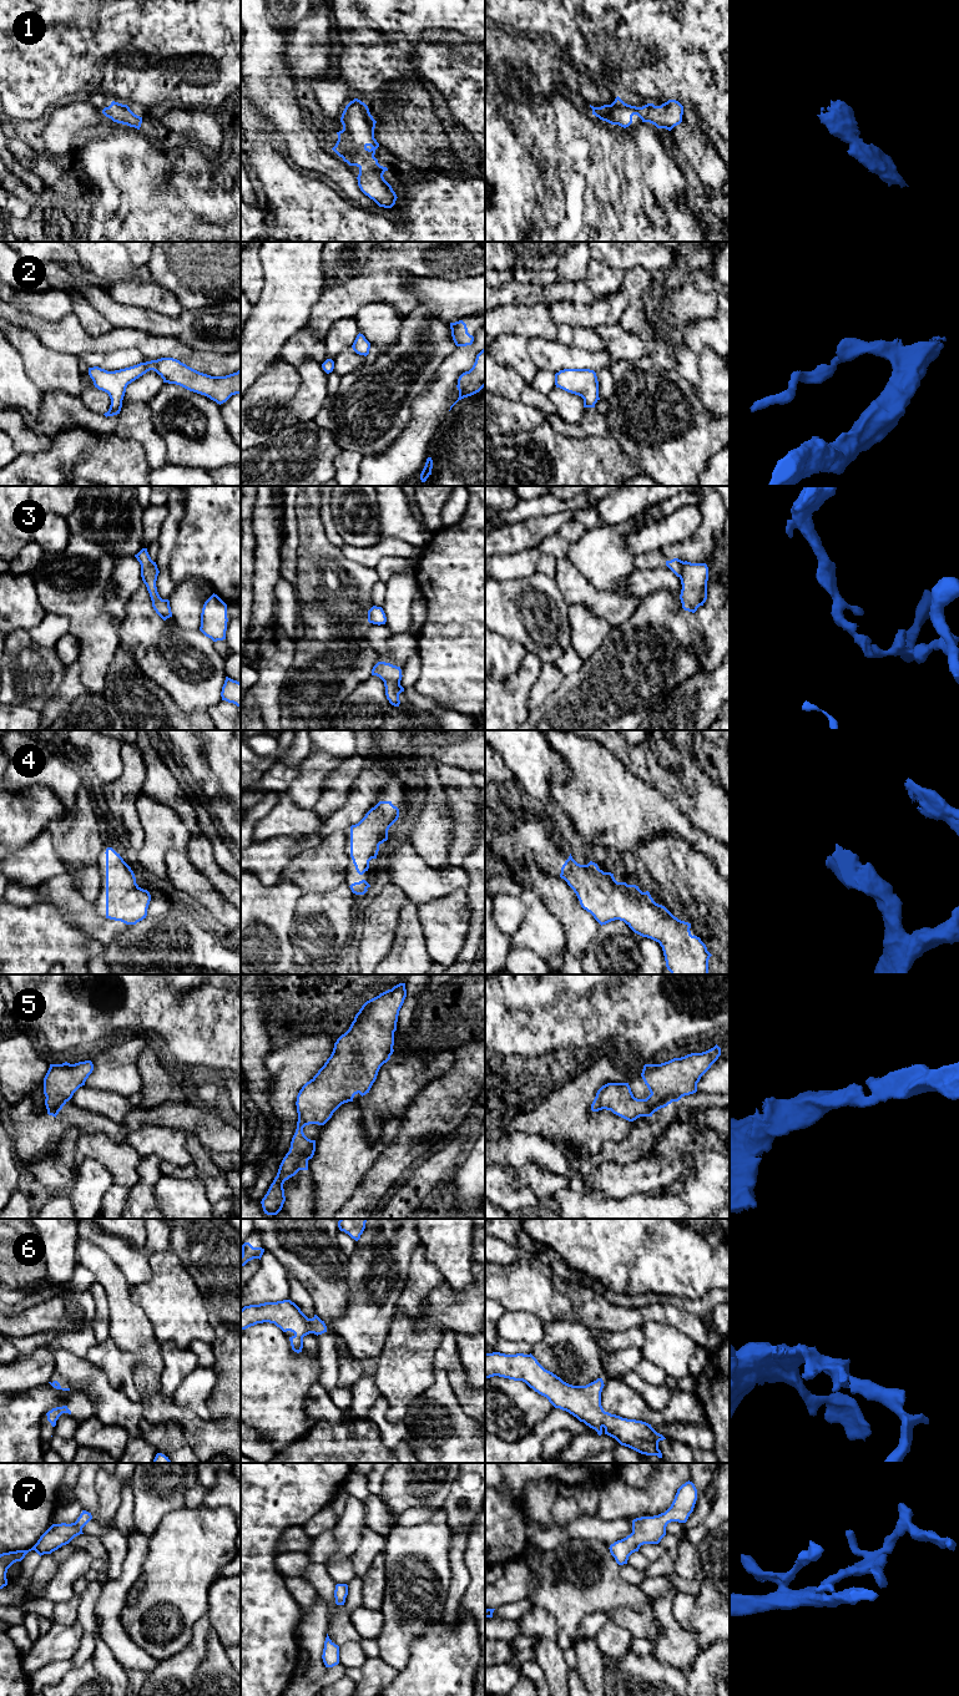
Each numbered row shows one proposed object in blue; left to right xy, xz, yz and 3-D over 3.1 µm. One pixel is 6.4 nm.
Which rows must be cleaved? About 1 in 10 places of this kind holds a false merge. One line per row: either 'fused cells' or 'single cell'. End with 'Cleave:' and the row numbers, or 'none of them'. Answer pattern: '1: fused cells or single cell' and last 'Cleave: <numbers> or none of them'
1: single cell
2: single cell
3: single cell
4: single cell
5: single cell
6: single cell
7: single cell
Cleave: none of them

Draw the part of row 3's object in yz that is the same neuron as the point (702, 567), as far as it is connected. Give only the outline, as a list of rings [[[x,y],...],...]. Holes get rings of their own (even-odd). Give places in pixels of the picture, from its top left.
[[[673,558],[666,566],[681,579],[680,599],[685,611],[695,613],[707,599],[708,567]]]

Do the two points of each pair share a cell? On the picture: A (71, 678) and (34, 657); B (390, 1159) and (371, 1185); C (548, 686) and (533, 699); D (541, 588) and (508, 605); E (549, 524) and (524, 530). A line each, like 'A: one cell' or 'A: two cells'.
A: two cells
B: one cell
C: one cell
D: one cell
E: one cell

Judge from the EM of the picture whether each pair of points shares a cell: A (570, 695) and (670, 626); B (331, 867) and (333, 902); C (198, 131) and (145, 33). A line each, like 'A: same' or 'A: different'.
A: same
B: different
C: different

